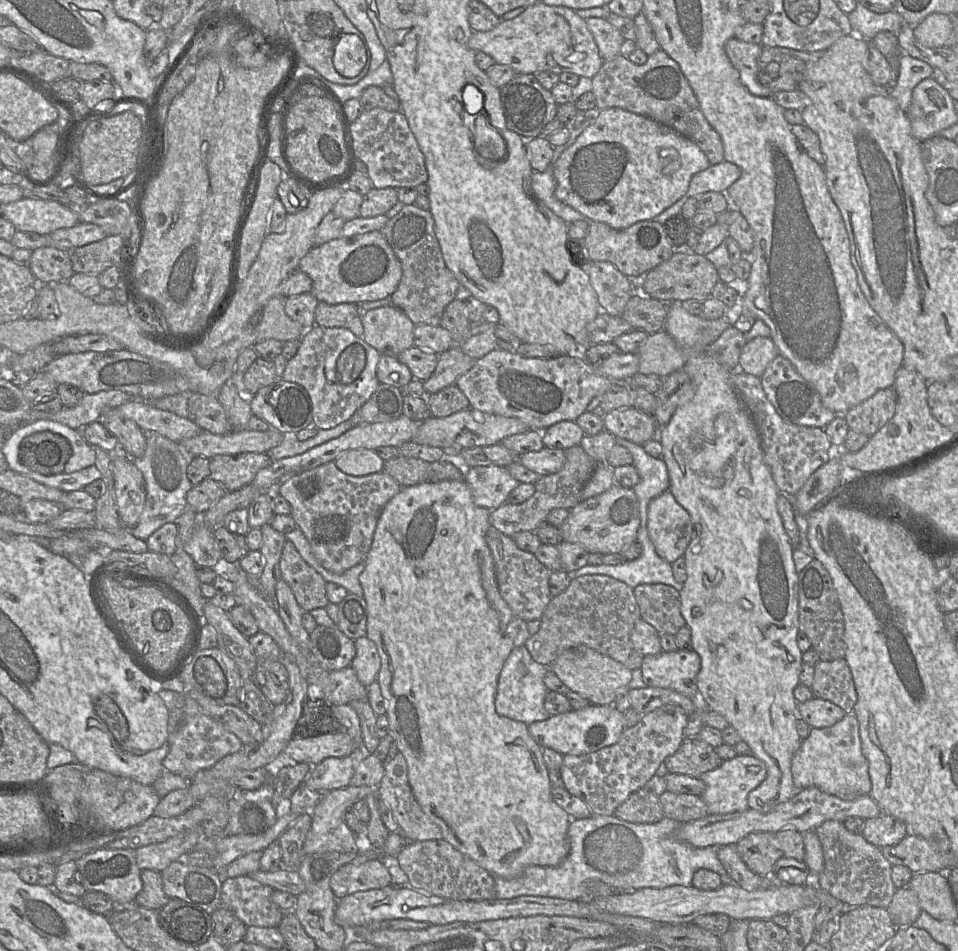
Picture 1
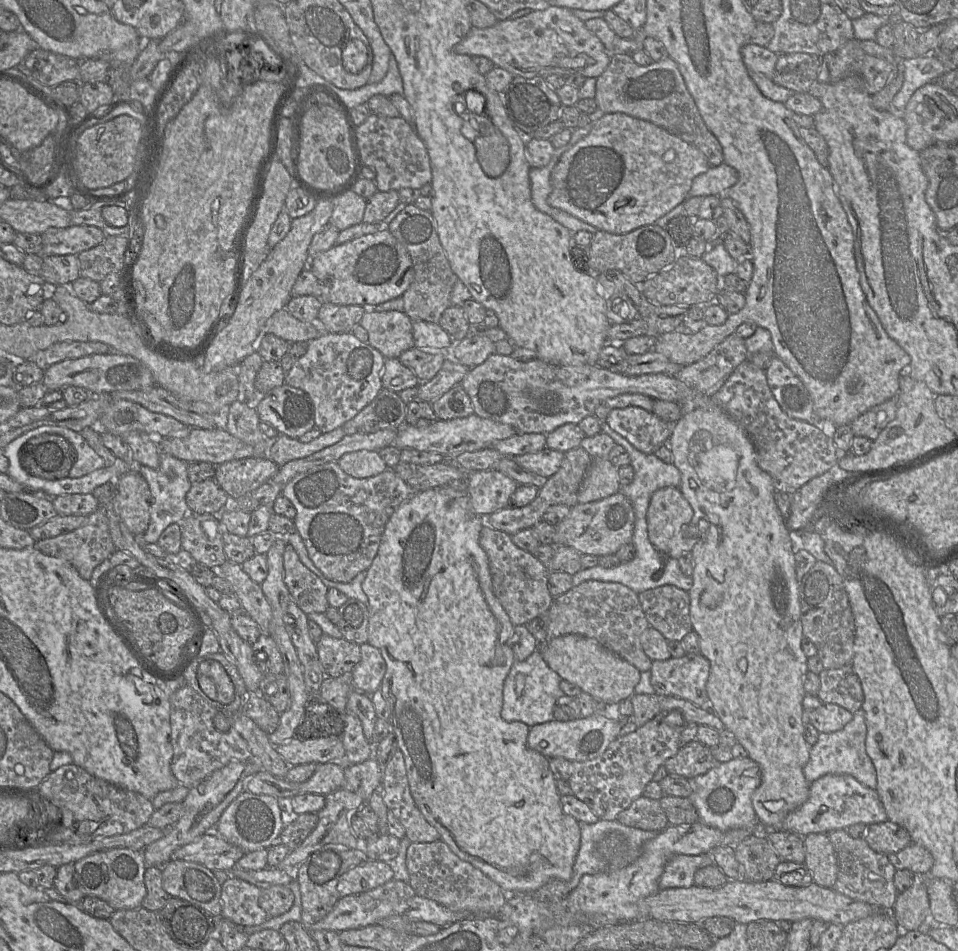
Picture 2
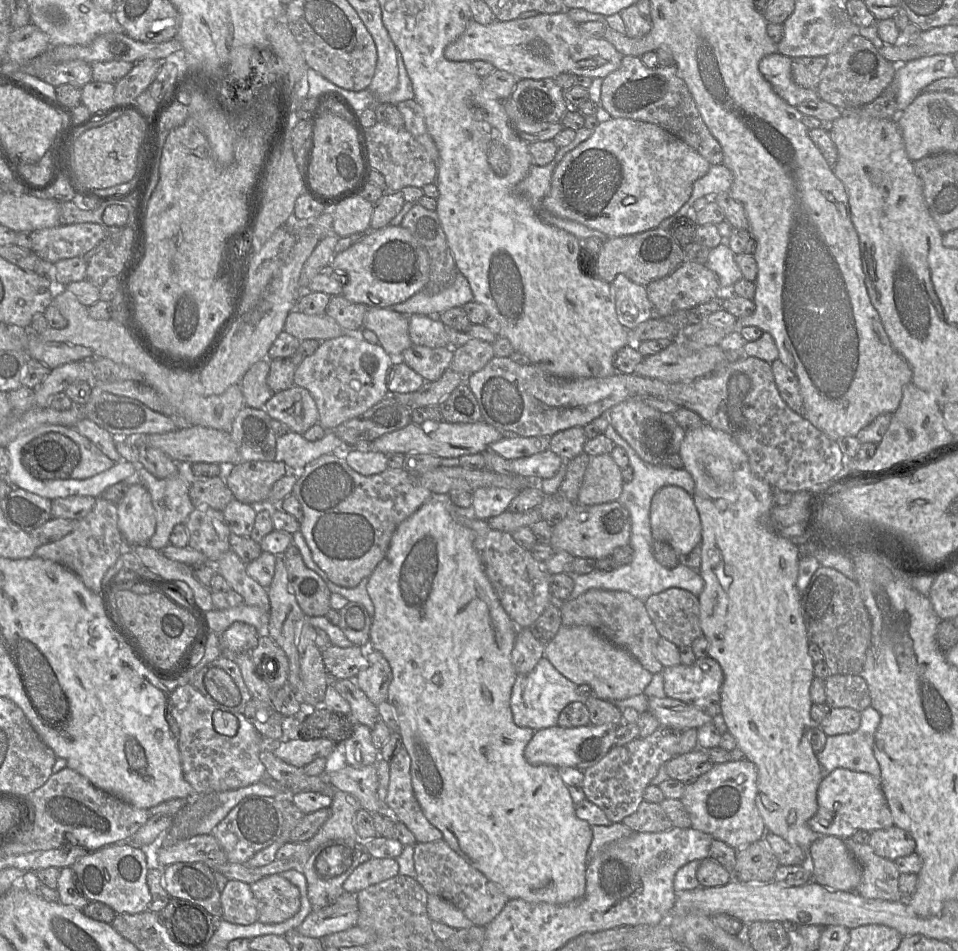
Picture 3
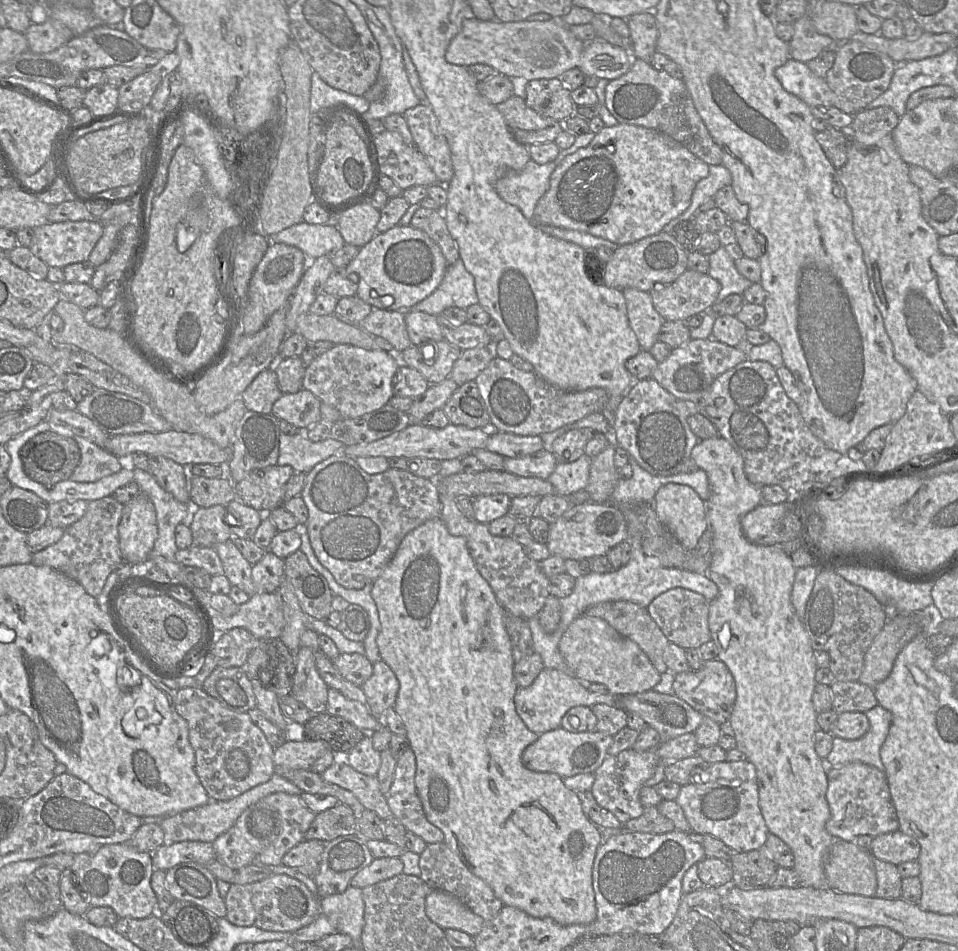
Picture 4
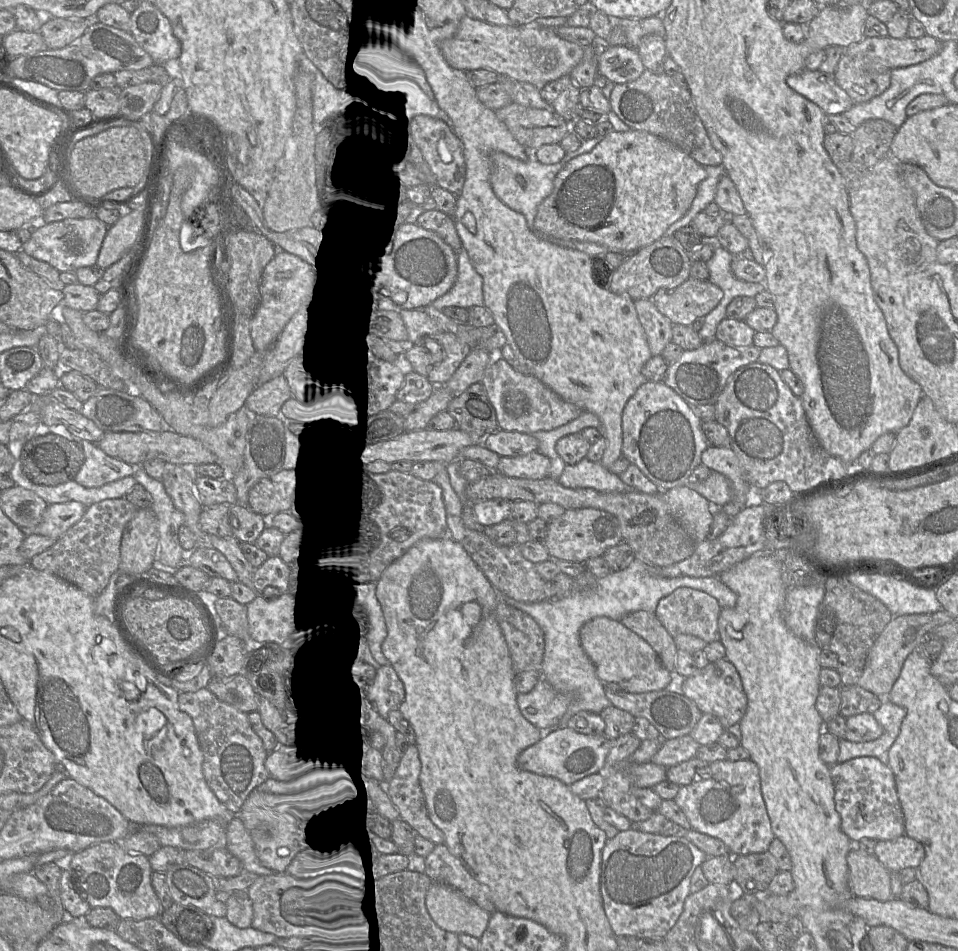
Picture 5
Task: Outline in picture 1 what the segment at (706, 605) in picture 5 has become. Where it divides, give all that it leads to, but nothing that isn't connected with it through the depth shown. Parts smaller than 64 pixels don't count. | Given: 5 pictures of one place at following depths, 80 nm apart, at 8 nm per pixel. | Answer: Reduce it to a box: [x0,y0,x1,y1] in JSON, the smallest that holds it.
[633,584,686,636]

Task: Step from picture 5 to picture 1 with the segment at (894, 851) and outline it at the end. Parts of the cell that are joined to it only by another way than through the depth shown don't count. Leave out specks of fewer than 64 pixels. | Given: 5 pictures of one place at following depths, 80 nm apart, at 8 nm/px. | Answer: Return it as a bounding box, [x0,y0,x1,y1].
[861,814,910,848]

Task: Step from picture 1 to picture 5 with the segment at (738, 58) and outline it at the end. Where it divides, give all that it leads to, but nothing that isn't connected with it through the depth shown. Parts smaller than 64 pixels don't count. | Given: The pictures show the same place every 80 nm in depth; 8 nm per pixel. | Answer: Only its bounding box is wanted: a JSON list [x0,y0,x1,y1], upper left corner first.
[786,68,854,115]

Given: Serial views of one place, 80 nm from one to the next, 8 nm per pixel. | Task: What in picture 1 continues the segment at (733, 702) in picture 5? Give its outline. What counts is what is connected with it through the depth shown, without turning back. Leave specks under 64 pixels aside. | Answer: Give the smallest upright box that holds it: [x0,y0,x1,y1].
[640,650,701,700]

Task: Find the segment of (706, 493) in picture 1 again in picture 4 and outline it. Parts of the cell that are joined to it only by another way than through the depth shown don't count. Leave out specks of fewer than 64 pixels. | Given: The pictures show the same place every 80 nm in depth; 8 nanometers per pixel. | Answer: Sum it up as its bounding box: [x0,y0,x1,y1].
[691,436,835,889]

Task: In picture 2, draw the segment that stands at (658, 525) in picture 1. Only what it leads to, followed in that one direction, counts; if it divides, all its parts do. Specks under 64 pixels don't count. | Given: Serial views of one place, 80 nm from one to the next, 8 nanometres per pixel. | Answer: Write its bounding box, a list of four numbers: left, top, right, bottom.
[647,487,698,558]

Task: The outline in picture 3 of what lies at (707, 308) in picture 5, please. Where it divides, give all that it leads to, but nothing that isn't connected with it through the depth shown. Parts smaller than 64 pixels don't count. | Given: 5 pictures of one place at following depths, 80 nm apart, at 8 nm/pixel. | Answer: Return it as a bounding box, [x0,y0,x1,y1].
[646,260,721,317]

